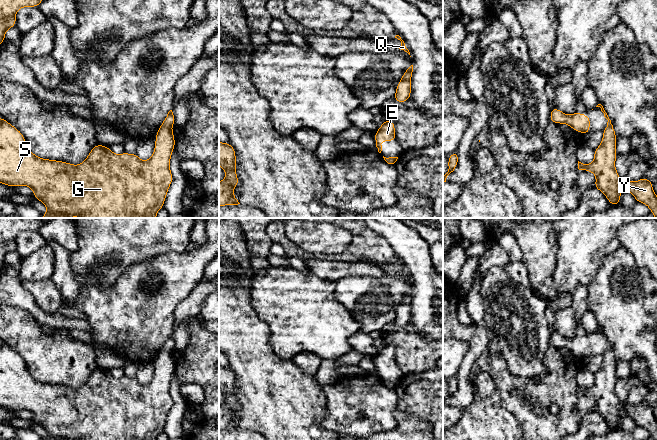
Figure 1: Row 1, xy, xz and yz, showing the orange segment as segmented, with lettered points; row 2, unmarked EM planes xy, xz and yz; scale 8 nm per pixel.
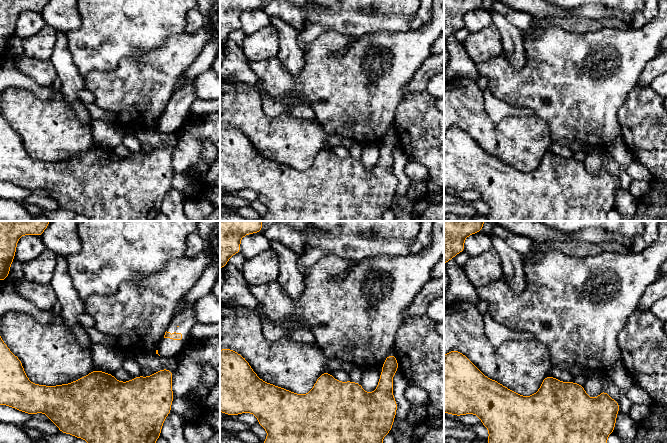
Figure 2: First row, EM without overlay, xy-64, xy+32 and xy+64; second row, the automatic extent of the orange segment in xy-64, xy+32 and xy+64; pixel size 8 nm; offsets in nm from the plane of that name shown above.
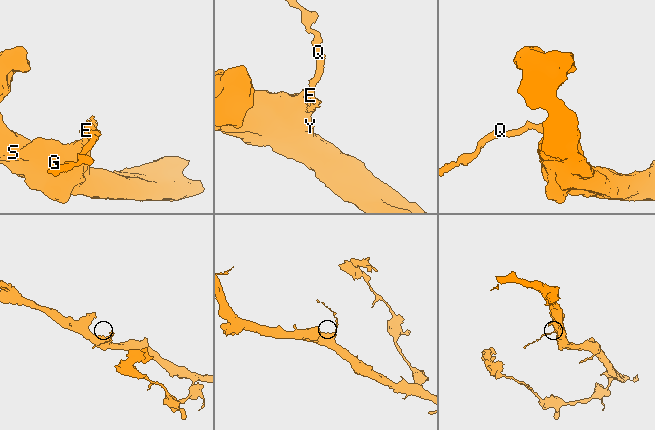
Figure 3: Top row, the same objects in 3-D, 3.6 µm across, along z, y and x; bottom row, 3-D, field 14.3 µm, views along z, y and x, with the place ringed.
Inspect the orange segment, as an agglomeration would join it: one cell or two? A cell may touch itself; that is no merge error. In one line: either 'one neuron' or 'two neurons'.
one neuron

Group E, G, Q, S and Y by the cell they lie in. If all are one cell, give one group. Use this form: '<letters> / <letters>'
E G Q S Y

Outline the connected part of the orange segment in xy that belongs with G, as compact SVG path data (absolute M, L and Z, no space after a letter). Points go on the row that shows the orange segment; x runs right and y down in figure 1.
M170 110L156 133L153 155L150 159L146 161L142 161L136 153L129 154L124 152L117 155L113 153L109 147L96 144L88 154L87 158L81 164L73 165L64 161L43 159L34 155L27 146L23 134L17 128L12 126L8 121L0 118L0 183L11 187L28 186L32 188L33 196L37 200L44 203L47 207L47 212L45 214L42 214L42 218L57 218L58 215L62 215L64 218L71 218L73 216L78 216L79 218L156 218L157 212L164 206L168 189L173 181L173 176L170 171L171 154L172 151L175 149L175 137L172 131L173 124L174 115L172 110Z

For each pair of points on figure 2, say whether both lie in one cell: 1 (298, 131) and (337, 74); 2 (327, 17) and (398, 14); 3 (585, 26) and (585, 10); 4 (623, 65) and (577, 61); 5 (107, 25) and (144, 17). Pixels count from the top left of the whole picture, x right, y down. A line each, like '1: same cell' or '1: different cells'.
1: different cells
2: same cell
3: different cells
4: same cell
5: same cell

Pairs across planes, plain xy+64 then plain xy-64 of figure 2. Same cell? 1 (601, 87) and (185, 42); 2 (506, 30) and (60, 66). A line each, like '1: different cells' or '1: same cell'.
1: same cell
2: same cell

